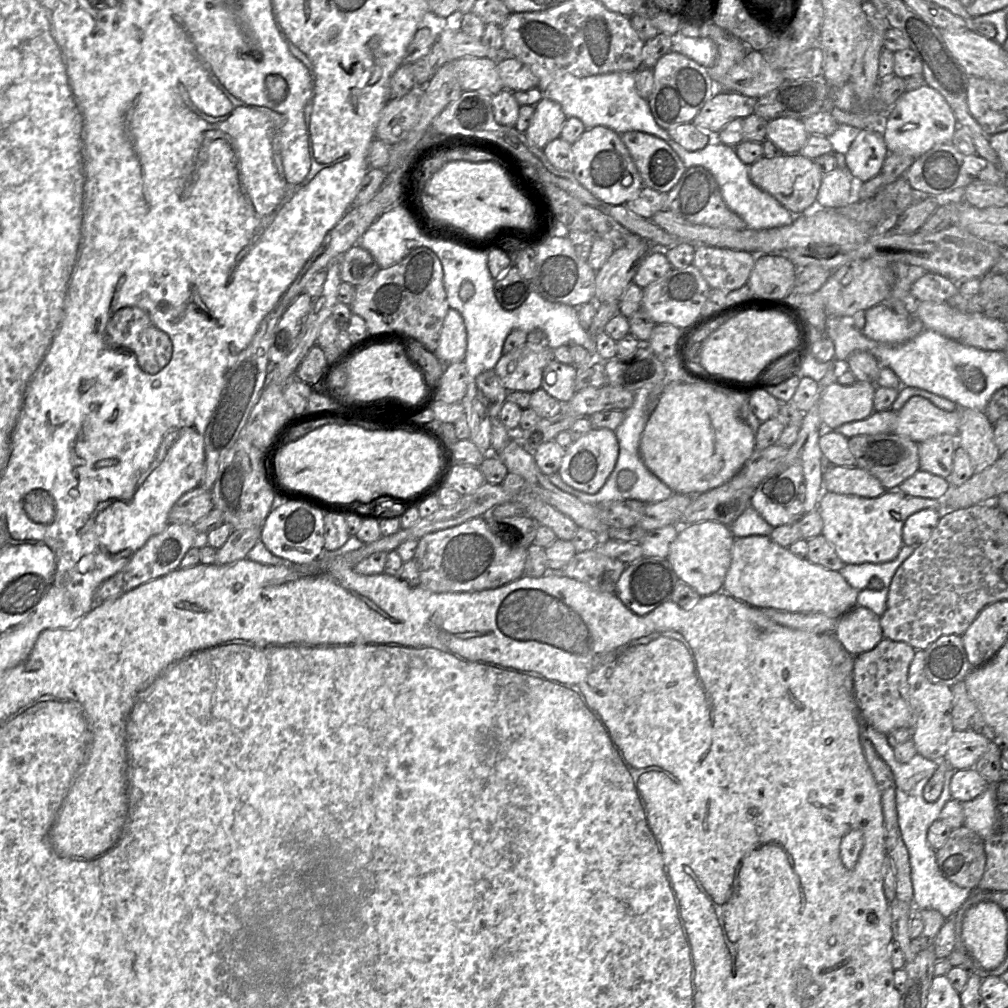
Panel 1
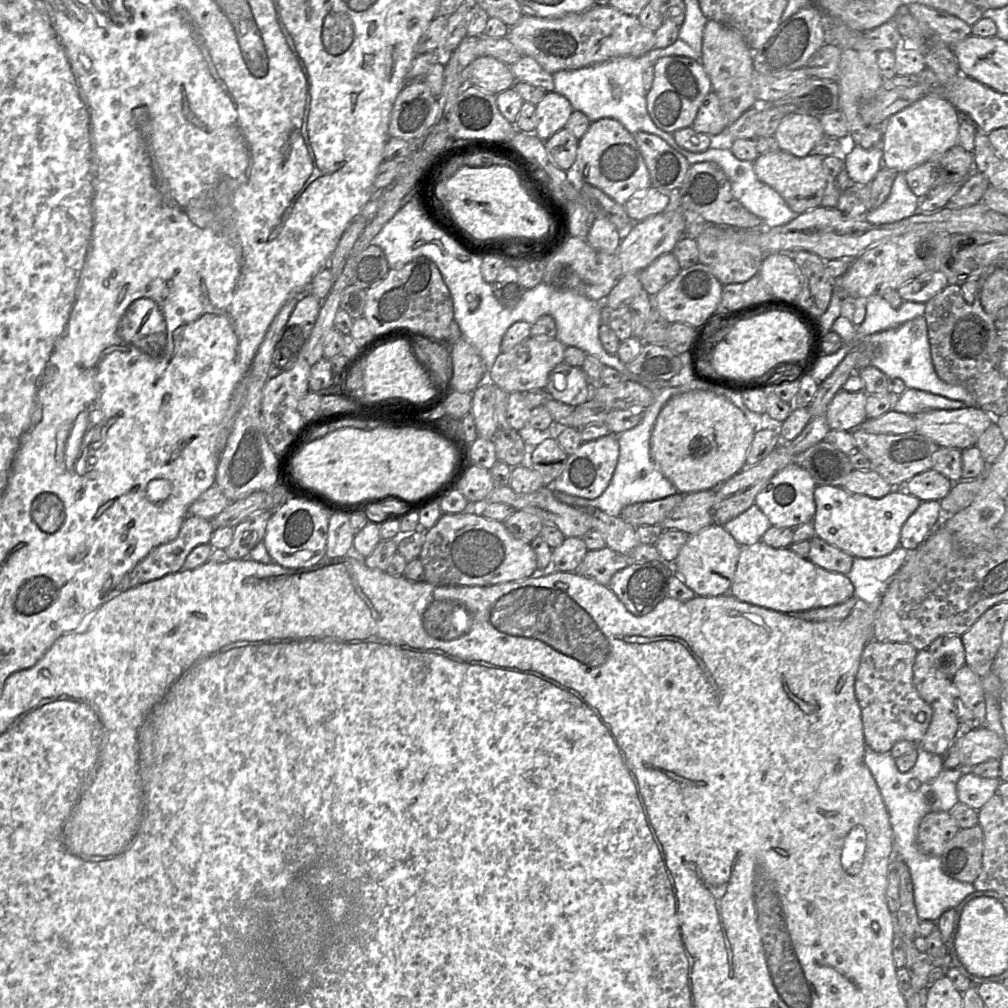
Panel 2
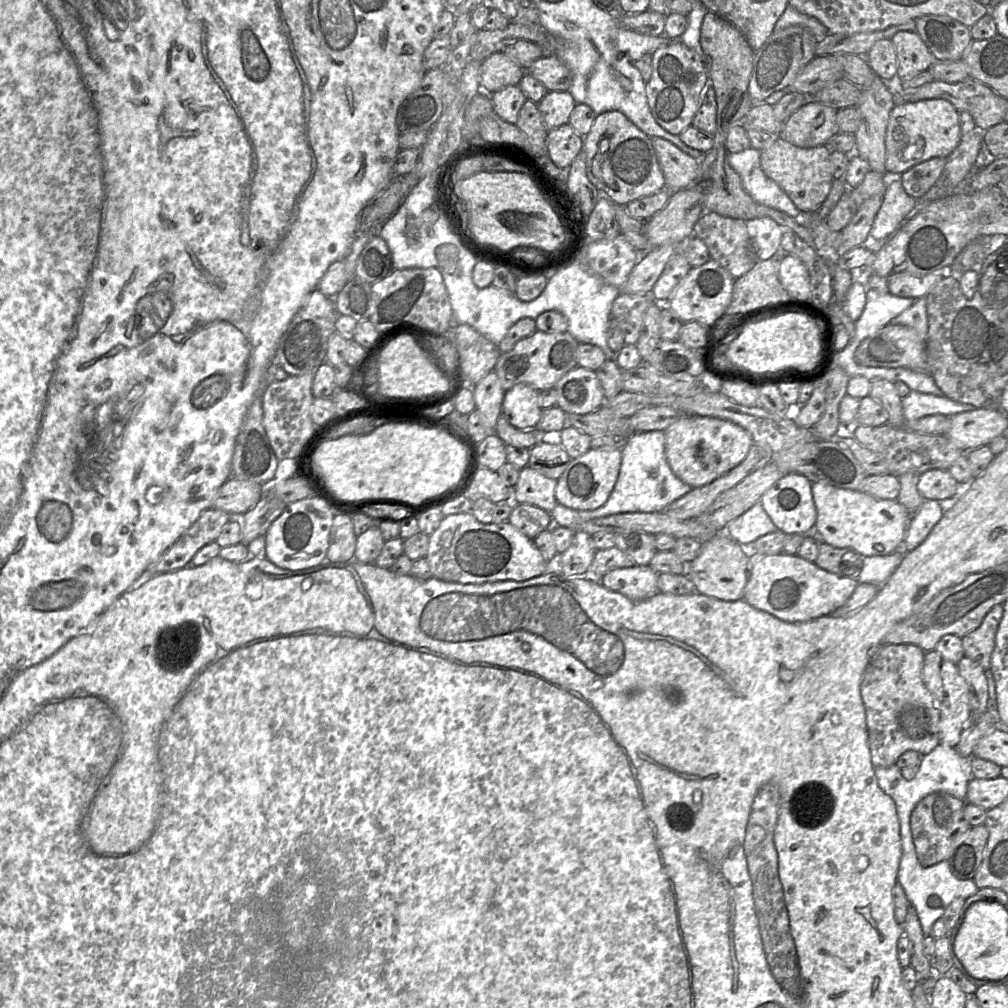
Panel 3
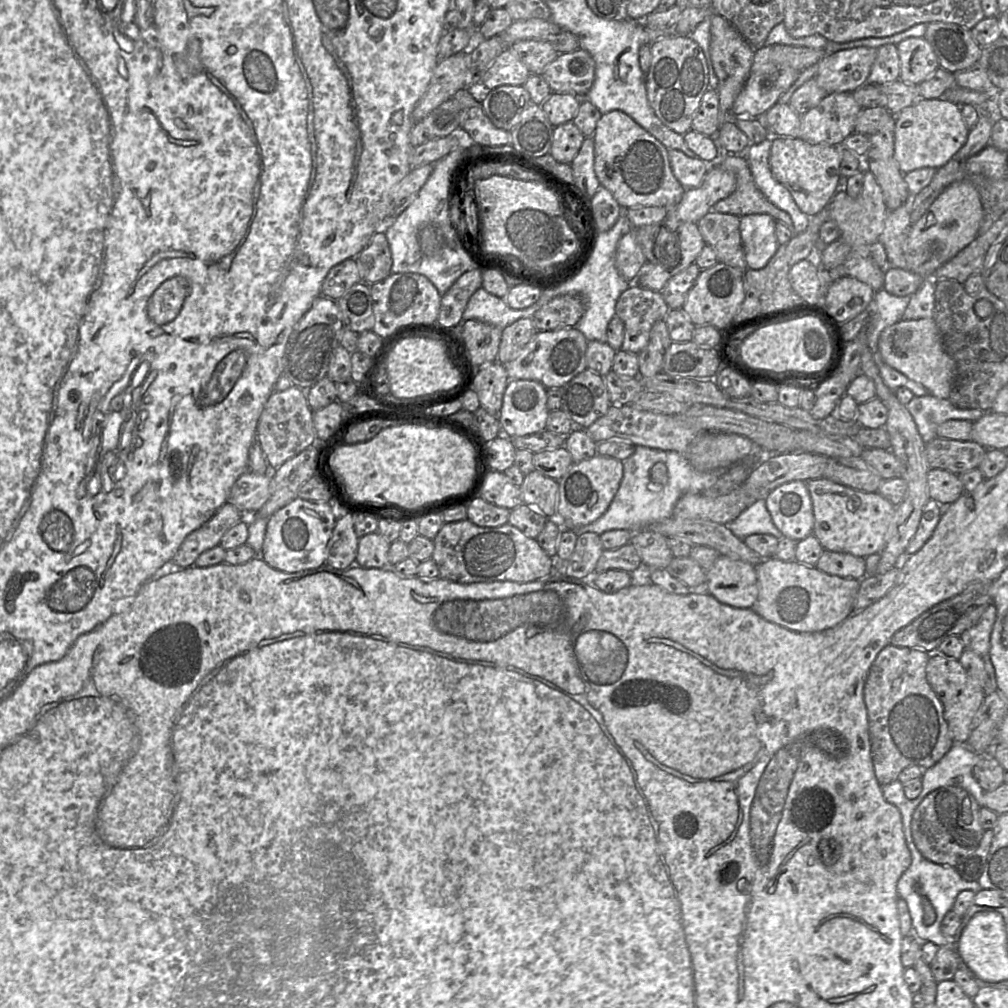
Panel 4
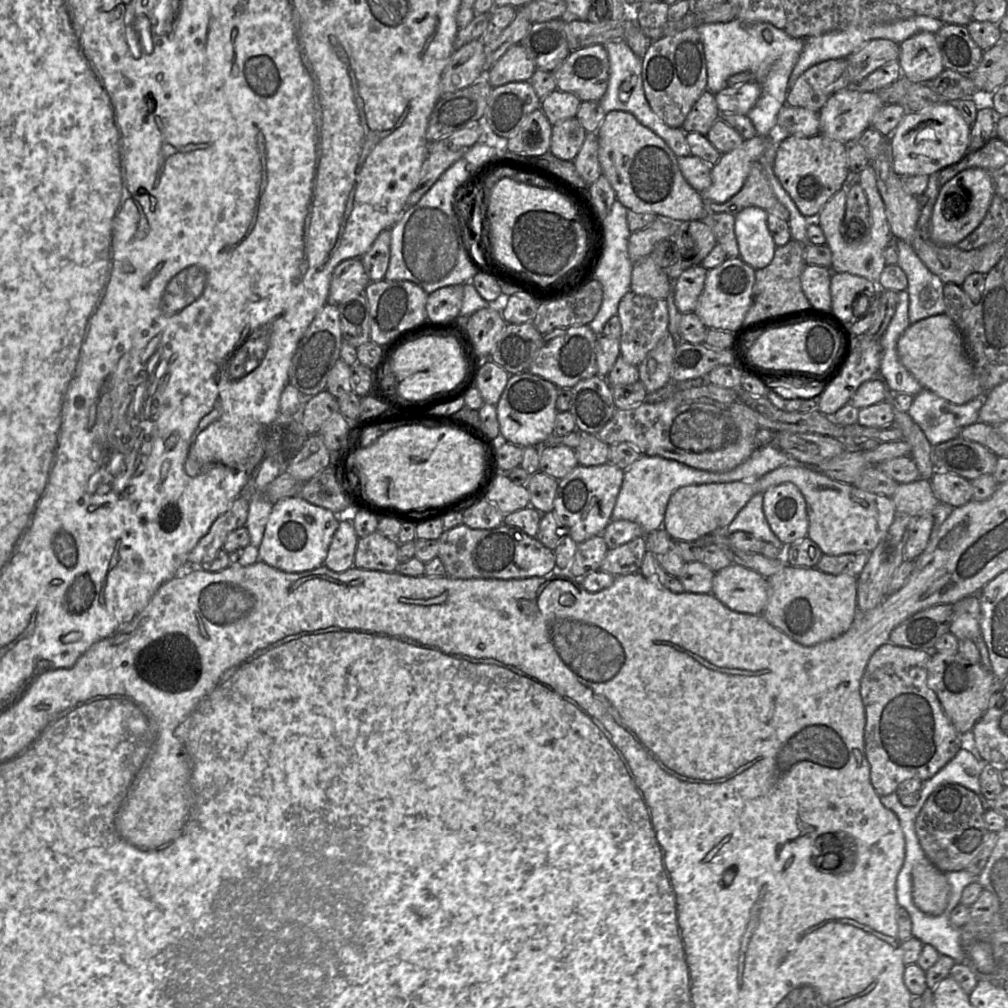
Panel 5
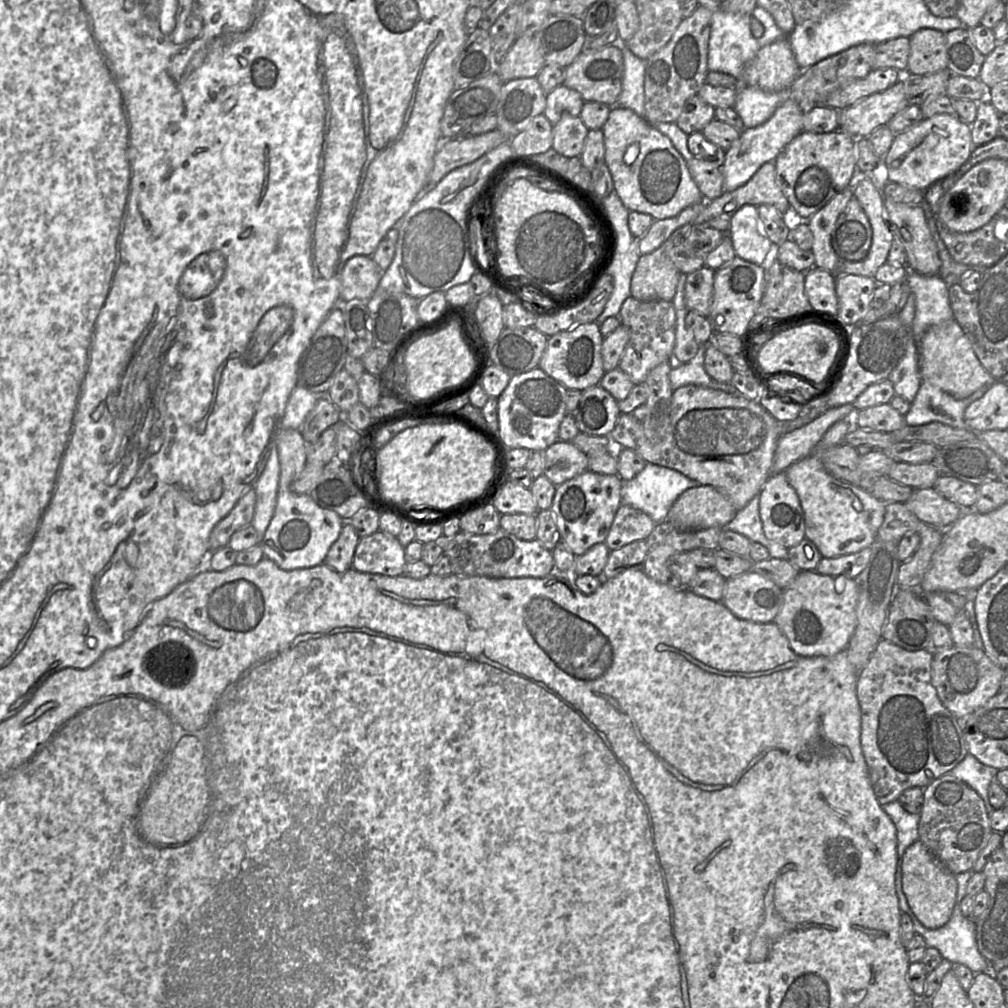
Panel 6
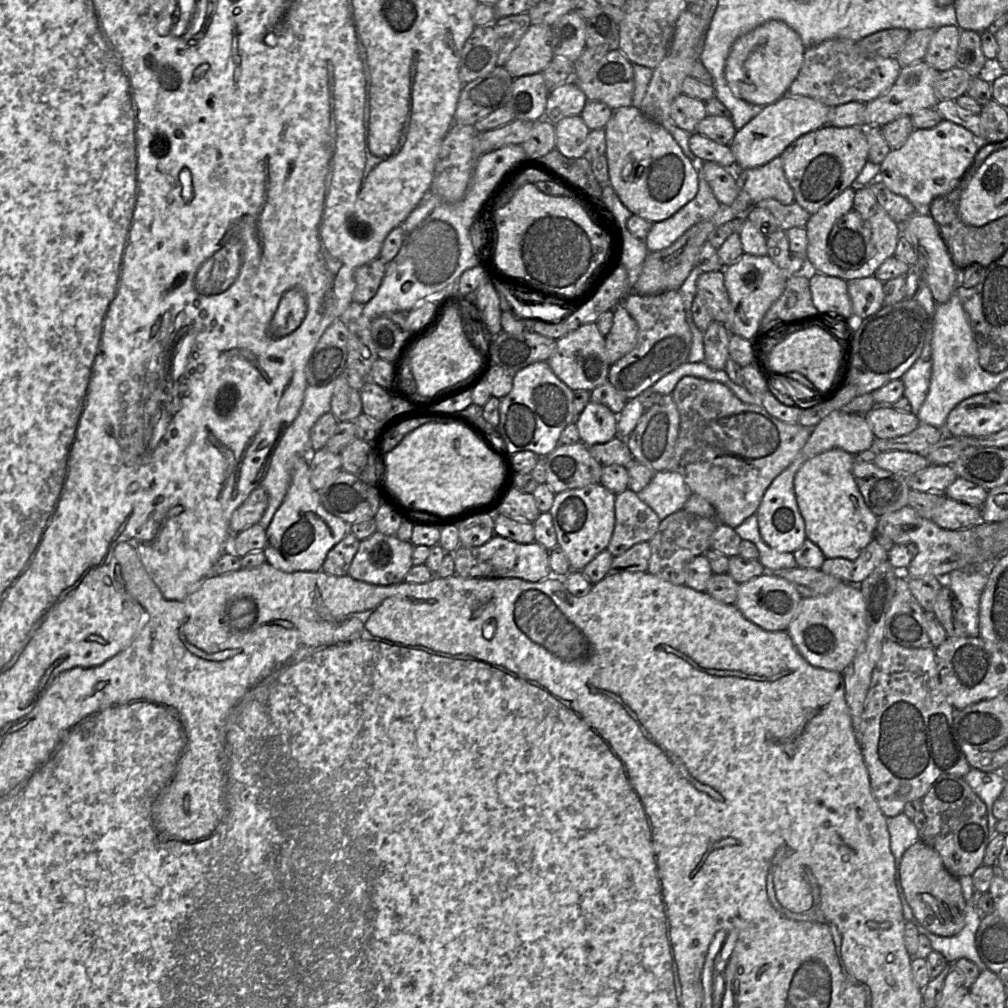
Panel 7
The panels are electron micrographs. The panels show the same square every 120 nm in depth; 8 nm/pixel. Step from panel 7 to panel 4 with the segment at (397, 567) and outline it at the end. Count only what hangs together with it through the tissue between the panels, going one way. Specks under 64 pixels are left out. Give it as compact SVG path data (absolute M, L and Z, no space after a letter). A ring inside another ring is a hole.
M369 533L358 540L356 565L364 568L386 568L389 566L390 544L380 533Z

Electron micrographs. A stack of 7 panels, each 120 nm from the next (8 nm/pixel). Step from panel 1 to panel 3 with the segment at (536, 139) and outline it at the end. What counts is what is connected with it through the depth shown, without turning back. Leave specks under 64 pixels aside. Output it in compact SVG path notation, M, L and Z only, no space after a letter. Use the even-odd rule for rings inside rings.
M548 91L538 103L545 126L552 130L569 123L576 102L569 91Z

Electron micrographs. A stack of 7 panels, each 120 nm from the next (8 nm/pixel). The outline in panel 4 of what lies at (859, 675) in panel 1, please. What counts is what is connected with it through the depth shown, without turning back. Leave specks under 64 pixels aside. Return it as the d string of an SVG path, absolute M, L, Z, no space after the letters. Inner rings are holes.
M889 643L877 654L867 675L863 697L867 709L874 773L881 786L897 780L906 767L932 767L954 743L944 718L943 705L926 679L929 656L928 652L919 648L899 647Z

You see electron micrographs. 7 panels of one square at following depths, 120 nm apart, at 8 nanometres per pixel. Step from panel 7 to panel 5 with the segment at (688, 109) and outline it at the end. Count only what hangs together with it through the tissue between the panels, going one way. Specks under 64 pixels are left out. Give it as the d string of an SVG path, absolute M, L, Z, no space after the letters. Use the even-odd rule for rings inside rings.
M705 90L692 106L681 129L685 133L698 132L706 135L712 124L720 118L715 94Z

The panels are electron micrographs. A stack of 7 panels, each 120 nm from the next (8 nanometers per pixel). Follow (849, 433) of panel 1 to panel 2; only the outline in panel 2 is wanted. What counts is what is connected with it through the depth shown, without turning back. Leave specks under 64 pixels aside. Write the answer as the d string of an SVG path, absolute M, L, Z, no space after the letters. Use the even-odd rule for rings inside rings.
M890 410L878 418L866 419L858 426L872 434L905 434L917 433L917 424L914 416Z

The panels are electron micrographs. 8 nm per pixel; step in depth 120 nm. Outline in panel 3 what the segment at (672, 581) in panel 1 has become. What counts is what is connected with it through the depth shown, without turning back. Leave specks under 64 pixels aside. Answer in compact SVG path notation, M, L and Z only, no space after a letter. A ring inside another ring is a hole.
M649 565L611 570L600 579L600 583L632 601L643 601L660 592L658 573Z

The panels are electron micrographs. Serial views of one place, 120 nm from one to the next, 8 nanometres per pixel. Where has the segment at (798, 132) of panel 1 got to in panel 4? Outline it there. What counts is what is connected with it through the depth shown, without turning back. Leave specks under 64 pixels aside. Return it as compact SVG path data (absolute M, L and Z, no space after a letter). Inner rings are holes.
M851 92L827 94L820 103L801 115L799 138L812 144L840 146L855 130L855 121L862 108Z

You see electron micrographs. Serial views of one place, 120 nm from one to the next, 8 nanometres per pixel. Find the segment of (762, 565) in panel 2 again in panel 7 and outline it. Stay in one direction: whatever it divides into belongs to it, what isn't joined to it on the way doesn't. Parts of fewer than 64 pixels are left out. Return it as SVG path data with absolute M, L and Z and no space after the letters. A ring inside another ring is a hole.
M841 582L827 595L802 598L786 631L811 666L843 672L858 653L867 633L866 603L859 586Z

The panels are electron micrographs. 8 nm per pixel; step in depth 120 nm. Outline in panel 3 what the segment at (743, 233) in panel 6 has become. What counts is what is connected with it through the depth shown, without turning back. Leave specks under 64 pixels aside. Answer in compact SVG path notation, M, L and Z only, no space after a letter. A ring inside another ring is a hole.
M769 217L746 221L747 231L758 261L770 259L781 251L783 228Z

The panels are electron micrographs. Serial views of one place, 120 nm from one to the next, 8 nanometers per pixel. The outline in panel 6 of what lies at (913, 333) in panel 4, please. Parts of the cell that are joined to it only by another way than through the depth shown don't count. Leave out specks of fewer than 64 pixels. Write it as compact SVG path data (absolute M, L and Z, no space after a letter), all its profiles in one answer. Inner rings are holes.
M955 319L931 326L921 340L919 368L924 380L956 399L964 399L996 380L983 368L972 344Z

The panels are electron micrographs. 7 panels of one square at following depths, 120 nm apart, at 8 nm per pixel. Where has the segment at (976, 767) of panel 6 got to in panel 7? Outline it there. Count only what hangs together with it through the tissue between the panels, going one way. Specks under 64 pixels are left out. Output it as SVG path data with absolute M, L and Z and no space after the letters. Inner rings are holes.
M972 767L963 778L986 805L989 841L991 841L992 837L998 833L997 819L993 815L992 806L1001 796L1007 778L1001 771L984 772Z

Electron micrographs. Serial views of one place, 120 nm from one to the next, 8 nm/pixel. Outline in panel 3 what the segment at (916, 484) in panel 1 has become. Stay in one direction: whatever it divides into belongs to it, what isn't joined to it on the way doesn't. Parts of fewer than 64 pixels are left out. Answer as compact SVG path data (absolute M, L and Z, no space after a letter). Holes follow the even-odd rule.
M932 469L919 476L918 490L924 500L952 502L962 491L961 485L948 470Z

